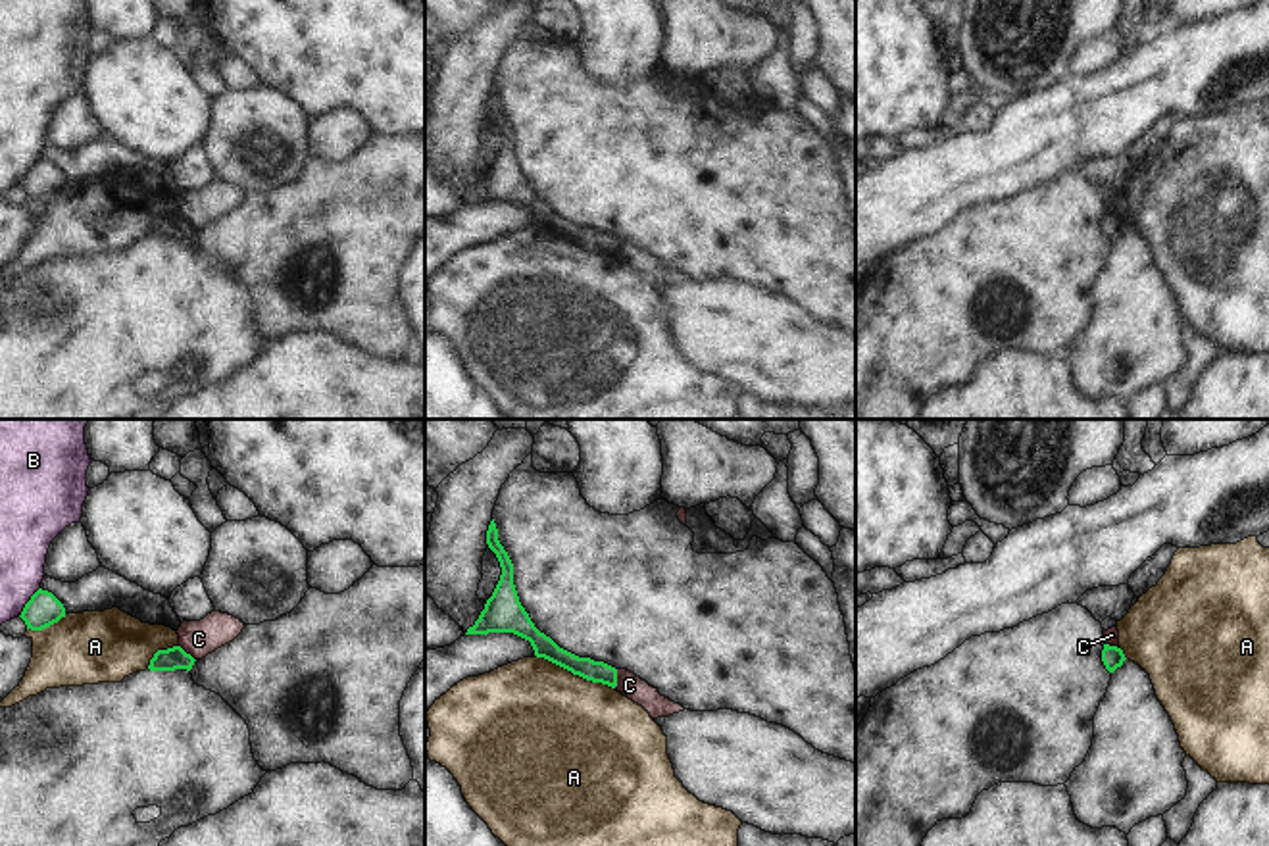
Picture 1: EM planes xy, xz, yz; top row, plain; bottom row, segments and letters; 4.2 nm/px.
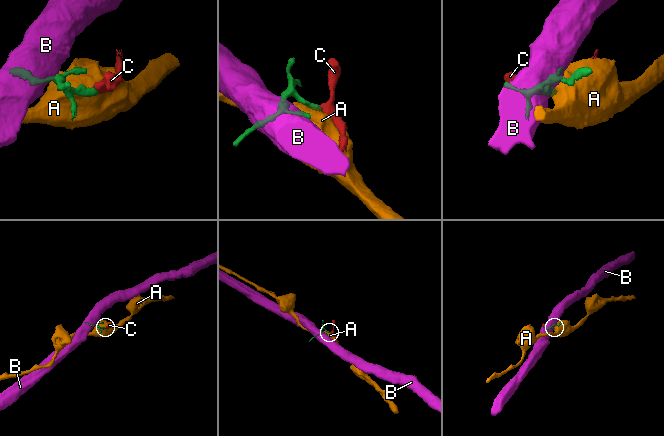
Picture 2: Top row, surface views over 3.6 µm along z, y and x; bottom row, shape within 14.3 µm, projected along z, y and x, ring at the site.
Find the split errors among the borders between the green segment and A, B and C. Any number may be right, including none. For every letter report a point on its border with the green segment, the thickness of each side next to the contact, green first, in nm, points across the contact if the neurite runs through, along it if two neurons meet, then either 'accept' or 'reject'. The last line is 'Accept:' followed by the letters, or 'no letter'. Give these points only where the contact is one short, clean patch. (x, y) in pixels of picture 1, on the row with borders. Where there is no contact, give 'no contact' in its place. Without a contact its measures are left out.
A: xz (575, 673) | 90/500 nm | reject
B: xy (27, 602) | 140/200 nm | along xy (39, 587), (20, 616) | reject
C: xy (185, 652) | 100/150 nm | along xy (177, 645), (195, 660) | reject
Accept: no letter

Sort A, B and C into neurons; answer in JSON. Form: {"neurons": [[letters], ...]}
{"neurons": [["A"], ["B"], ["C"]]}

